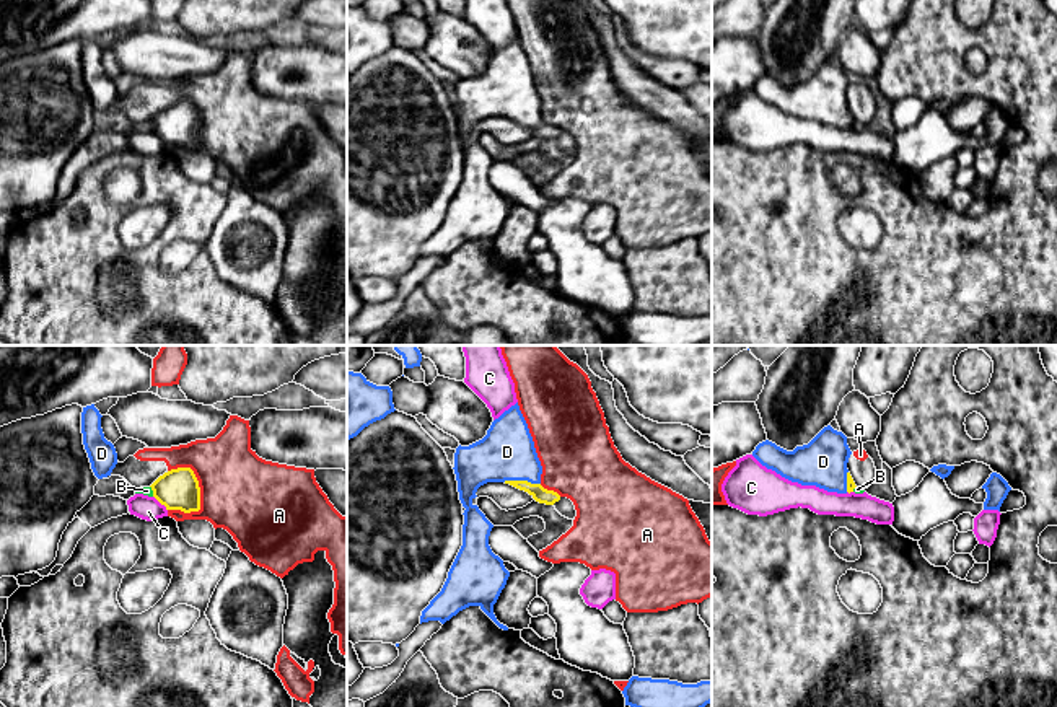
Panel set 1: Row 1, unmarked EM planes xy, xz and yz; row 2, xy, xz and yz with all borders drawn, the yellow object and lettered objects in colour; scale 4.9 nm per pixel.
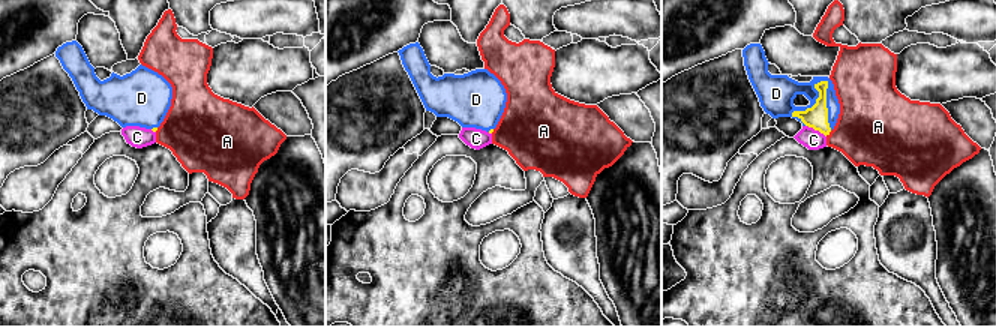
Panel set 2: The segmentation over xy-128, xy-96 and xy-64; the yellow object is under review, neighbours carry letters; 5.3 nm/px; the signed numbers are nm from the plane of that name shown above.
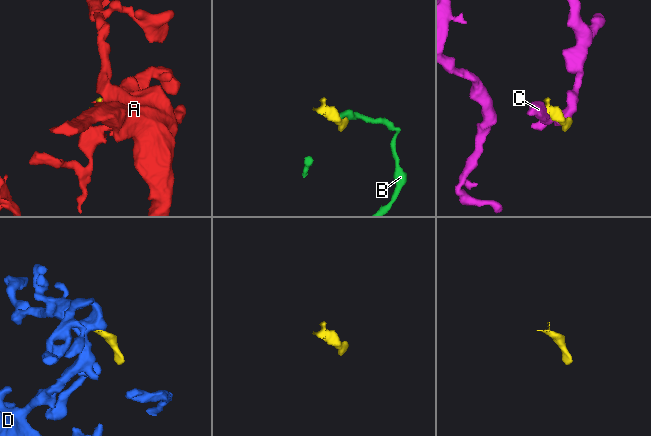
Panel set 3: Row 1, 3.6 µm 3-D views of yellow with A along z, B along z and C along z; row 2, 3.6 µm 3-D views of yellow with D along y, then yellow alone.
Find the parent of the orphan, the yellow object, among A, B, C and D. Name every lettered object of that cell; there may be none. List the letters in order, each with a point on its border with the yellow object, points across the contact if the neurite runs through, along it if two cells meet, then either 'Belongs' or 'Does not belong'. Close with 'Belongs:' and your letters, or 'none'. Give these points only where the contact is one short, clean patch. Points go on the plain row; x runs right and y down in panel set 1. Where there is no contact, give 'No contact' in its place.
A: Touches yellow at xy (196, 114). Boundary: xy (168, 105), (189, 103), (192, 106), (199, 122), (197, 147). Does not belong
B: Touches yellow at xy (152, 124). Does not belong
C: Touches yellow at xy (162, 139). Does not belong
D: Touches yellow at xz (521, 116). Path across: xz (539, 129), (521, 116), (521, 103), (507, 87). Belongs
Belongs: D

